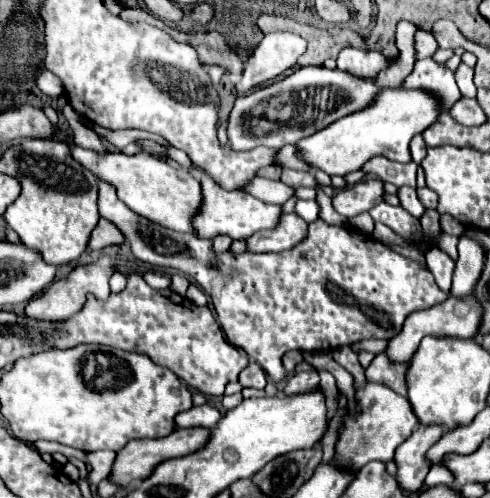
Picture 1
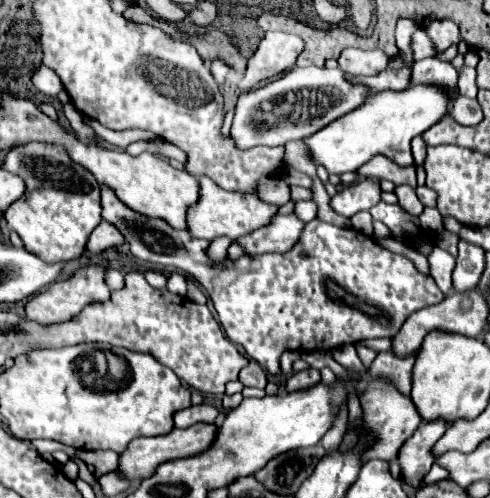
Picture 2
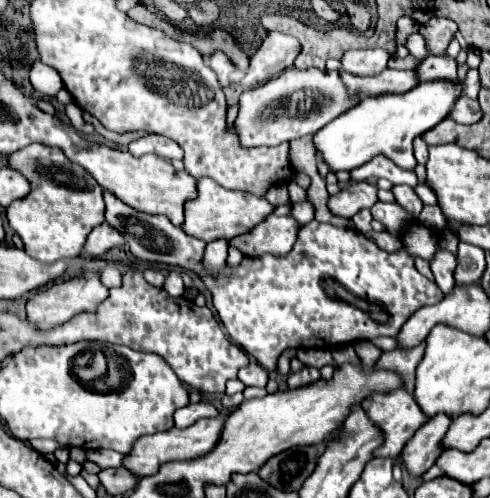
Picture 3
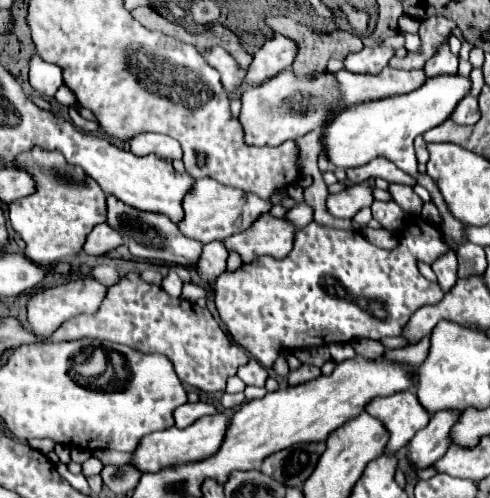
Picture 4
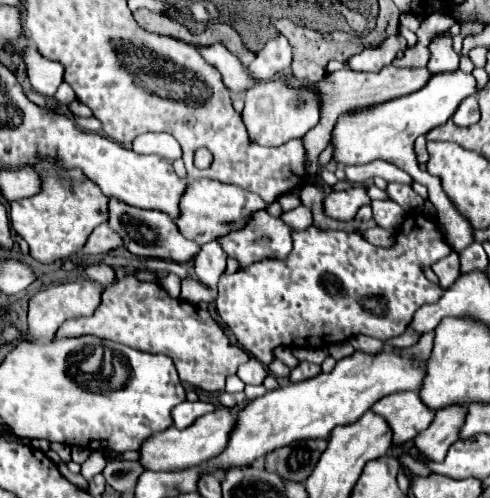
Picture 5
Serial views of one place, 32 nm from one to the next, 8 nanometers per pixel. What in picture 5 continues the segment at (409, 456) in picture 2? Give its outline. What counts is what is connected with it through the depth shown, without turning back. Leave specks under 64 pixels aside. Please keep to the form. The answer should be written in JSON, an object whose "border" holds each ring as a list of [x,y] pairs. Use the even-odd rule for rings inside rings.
{"border":[[[460,404],[438,410],[434,422],[414,438],[416,448],[430,460],[444,460],[448,448],[460,438],[464,412],[468,412],[468,408],[460,408]]]}

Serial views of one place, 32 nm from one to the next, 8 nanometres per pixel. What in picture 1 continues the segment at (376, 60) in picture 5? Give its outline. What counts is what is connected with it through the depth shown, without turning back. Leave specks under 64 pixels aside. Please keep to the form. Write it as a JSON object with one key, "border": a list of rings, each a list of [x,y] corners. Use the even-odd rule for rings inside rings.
{"border":[[[344,48],[340,52],[340,70],[358,76],[358,78],[374,78],[380,70],[388,68],[388,60],[378,50],[358,50],[358,48]]]}

